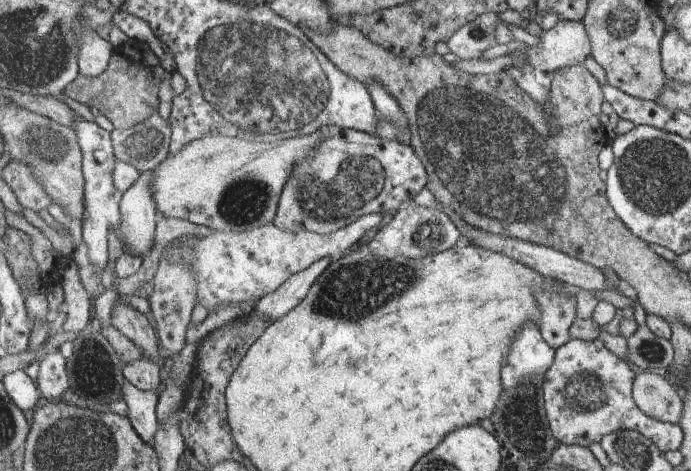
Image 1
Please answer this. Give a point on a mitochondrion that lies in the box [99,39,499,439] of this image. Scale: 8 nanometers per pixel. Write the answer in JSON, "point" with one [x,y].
{"point":[327,192]}

